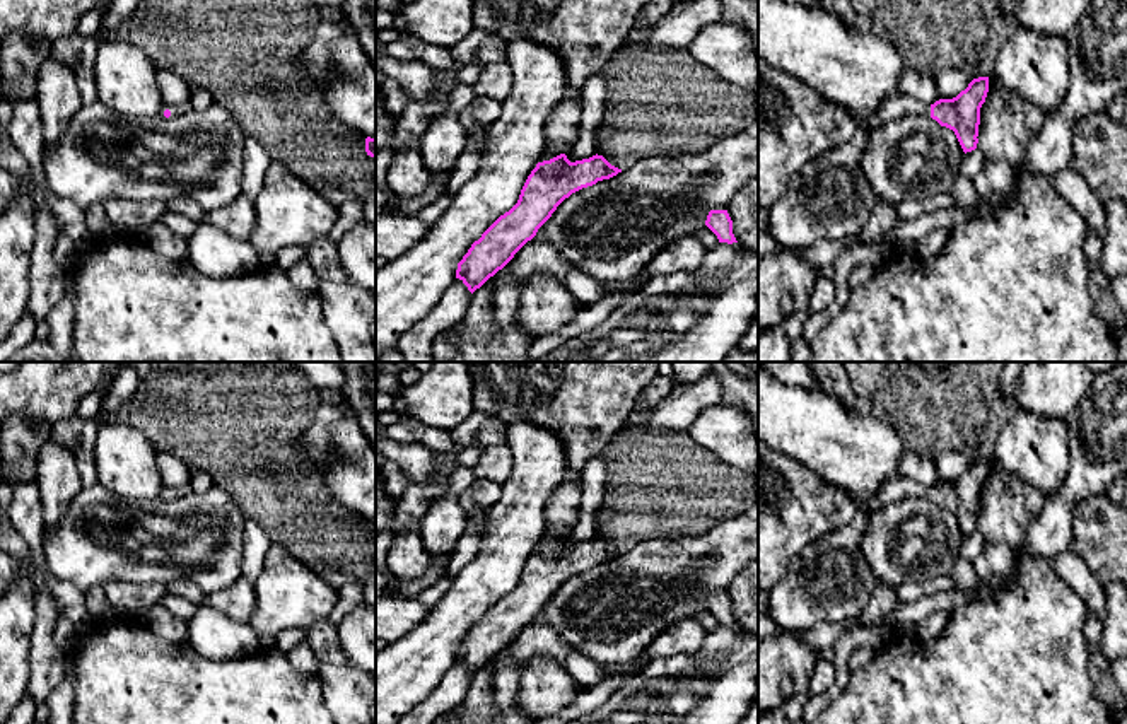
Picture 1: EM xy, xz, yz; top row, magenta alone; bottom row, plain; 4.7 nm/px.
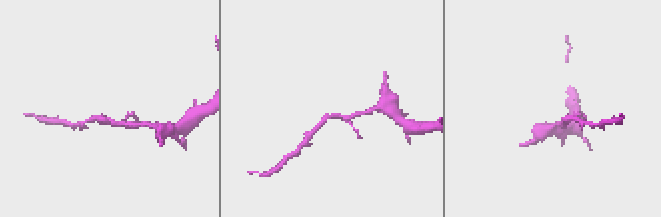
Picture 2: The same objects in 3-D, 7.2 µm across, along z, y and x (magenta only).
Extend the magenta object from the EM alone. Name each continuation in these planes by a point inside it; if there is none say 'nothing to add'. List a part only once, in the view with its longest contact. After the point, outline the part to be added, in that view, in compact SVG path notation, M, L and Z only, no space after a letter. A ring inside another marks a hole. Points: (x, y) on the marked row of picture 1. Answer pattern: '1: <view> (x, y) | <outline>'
1: xy (176, 110) | M181 102L181 104L166 104L161 108L161 116L164 116L164 111L169 109L171 111L171 116L169 118L174 118L174 116L181 116L183 113L186 113L188 109L191 109L191 104L190 102Z

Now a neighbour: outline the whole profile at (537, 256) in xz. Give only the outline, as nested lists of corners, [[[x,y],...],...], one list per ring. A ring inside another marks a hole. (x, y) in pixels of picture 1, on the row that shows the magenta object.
[[[528,241],[504,266],[523,285],[533,275],[546,275],[560,282],[574,270],[572,263],[545,241]]]

